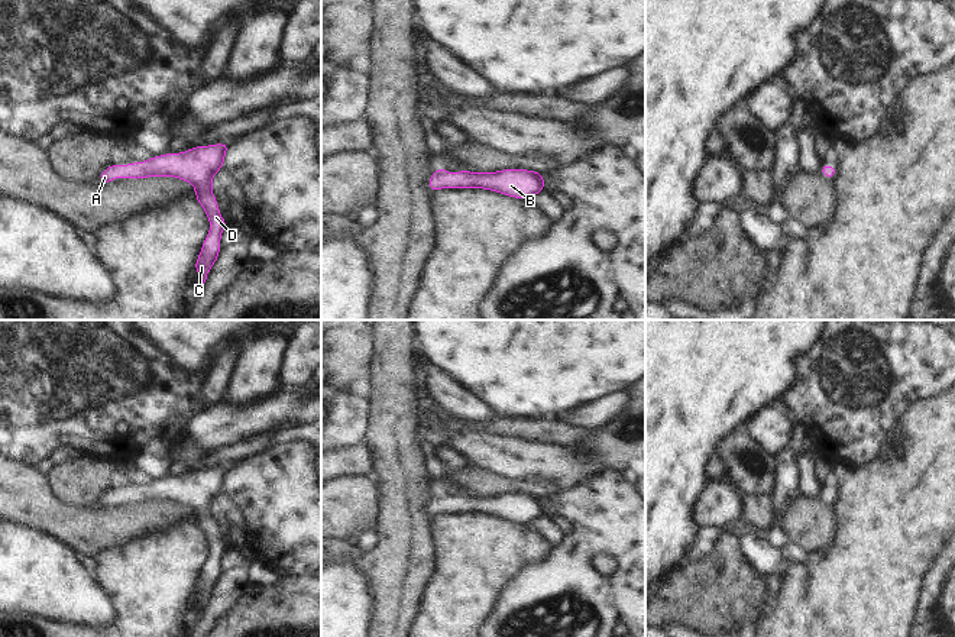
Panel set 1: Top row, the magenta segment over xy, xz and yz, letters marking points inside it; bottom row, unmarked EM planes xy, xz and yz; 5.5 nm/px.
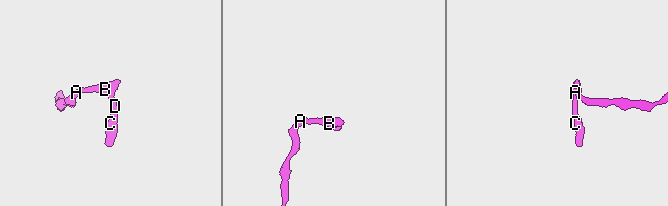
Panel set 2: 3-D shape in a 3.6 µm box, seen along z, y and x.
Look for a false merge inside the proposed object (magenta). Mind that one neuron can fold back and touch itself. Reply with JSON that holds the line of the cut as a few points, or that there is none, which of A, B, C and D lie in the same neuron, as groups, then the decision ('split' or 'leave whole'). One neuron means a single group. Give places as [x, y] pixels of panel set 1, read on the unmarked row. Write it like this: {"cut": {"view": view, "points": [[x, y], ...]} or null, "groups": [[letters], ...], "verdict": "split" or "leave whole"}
{"cut": null, "groups": [["A", "B", "C", "D"]], "verdict": "leave whole"}

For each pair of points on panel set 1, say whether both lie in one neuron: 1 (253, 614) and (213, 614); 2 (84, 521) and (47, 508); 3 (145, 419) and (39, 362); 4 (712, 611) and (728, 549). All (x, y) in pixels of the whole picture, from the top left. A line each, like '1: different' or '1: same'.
1: different
2: same
3: same
4: same

